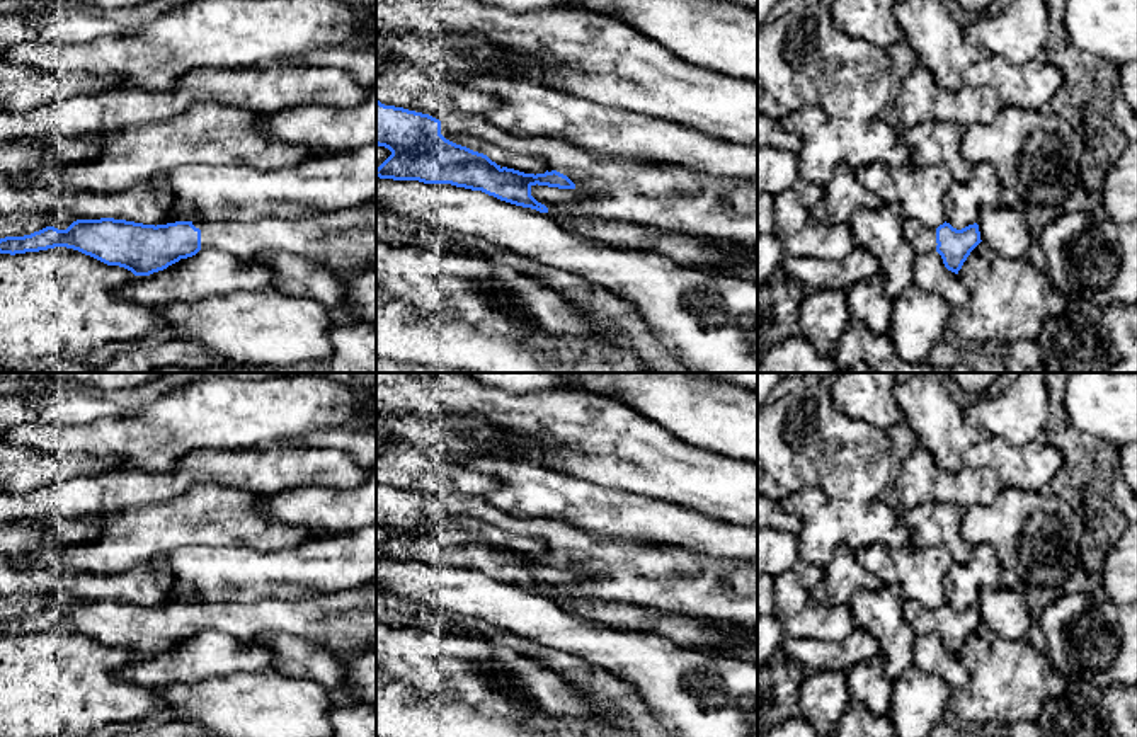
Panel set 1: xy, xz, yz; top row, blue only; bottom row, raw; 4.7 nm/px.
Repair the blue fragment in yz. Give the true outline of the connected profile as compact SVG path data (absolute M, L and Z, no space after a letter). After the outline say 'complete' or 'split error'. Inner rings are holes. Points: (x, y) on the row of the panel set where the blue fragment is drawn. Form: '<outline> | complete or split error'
M907 218L904 233L916 254L938 252L945 267L955 274L958 274L970 252L982 242L977 223L957 230L945 221L934 230L914 218Z | split error

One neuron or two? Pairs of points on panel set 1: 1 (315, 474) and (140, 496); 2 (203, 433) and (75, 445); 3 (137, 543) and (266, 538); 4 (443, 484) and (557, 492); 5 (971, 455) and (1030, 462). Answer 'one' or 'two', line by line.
1: one
2: one
3: one
4: two
5: one

